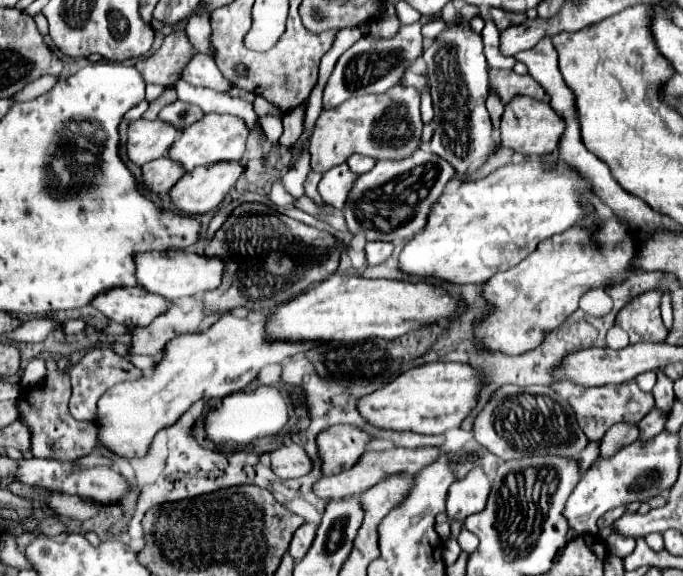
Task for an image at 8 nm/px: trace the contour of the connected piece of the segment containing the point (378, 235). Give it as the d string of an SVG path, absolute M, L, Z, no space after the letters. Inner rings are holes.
M415 151L403 161L377 161L375 167L357 177L345 201L345 221L353 235L363 233L367 241L403 241L419 233L429 209L439 199L455 169L431 151Z

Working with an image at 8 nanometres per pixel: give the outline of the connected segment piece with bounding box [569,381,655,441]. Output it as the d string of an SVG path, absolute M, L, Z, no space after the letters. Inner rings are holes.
M627 381L621 385L589 387L581 397L571 397L569 403L575 409L575 415L579 417L579 425L583 425L583 431L587 433L589 441L599 441L615 423L637 425L655 405L653 395L641 391L635 381Z

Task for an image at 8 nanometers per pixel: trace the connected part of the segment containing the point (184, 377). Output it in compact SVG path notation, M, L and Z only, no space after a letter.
M225 313L205 333L179 335L173 341L169 341L169 345L165 347L165 357L163 357L163 361L157 363L151 377L141 377L139 381L131 381L131 383L129 381L119 383L119 385L107 389L105 395L99 399L99 405L97 405L99 441L113 453L123 455L127 459L145 457L155 433L163 427L173 425L195 401L211 399L211 397L227 397L231 393L237 393L237 391L245 389L257 377L259 369L263 369L265 365L283 363L285 359L291 359L295 355L301 355L301 353L321 347L319 341L271 341L267 337L265 325L267 325L267 319L251 323L245 317L235 317L233 313Z

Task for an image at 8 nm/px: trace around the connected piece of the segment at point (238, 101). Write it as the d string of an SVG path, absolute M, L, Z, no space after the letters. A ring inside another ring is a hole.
M179 79L175 83L177 95L181 101L185 103L193 103L197 107L203 109L203 113L229 113L229 115L237 115L243 117L247 121L247 125L251 125L251 129L255 127L255 111L253 111L253 103L241 99L241 97L231 97L227 93L217 93L213 89L201 89L201 87L193 87L187 81Z

